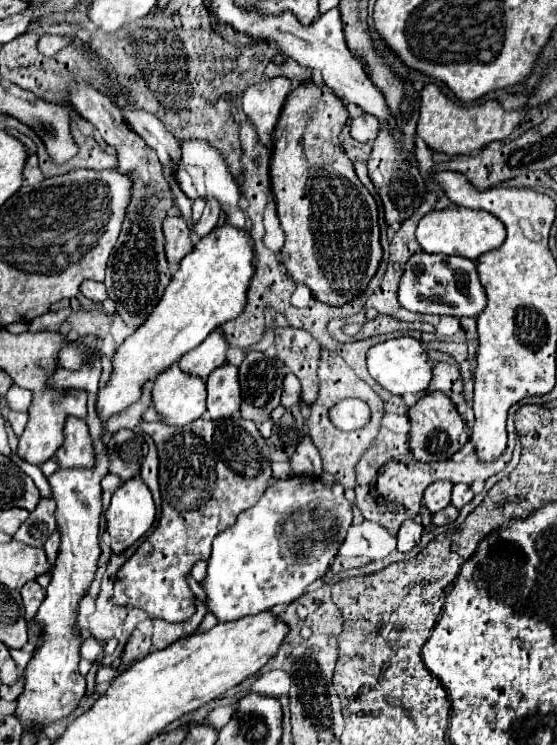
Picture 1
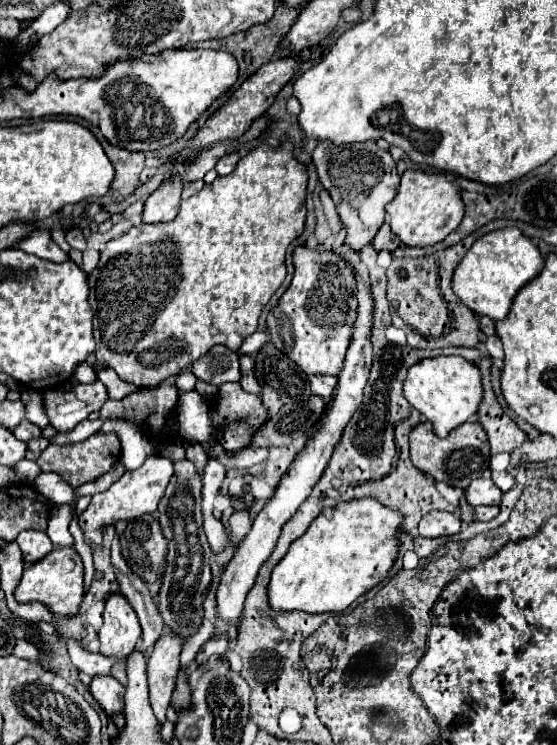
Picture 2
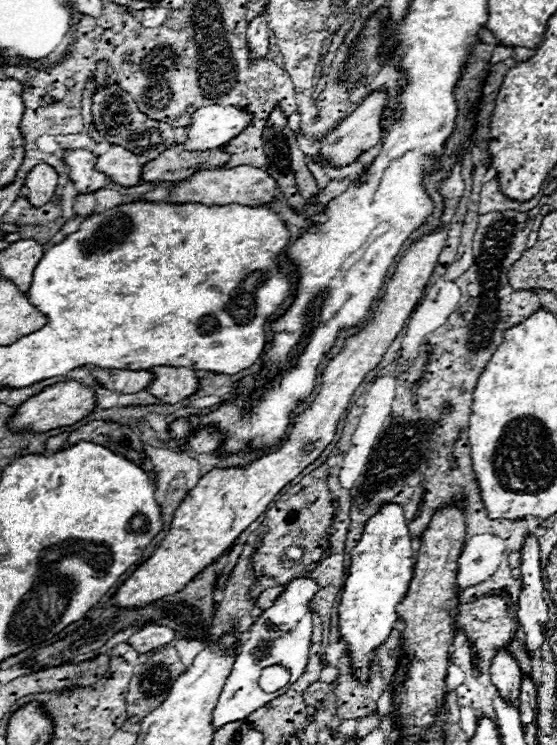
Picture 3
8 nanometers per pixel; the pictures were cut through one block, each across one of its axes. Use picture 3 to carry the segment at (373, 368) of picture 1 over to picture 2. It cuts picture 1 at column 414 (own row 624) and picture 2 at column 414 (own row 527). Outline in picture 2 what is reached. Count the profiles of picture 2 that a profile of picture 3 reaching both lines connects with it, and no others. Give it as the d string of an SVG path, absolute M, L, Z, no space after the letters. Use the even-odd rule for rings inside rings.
M462 356L428 358L408 370L404 396L422 416L434 424L436 436L446 438L452 430L468 422L468 418L478 412L478 406L482 402L482 374L476 364L468 362Z

